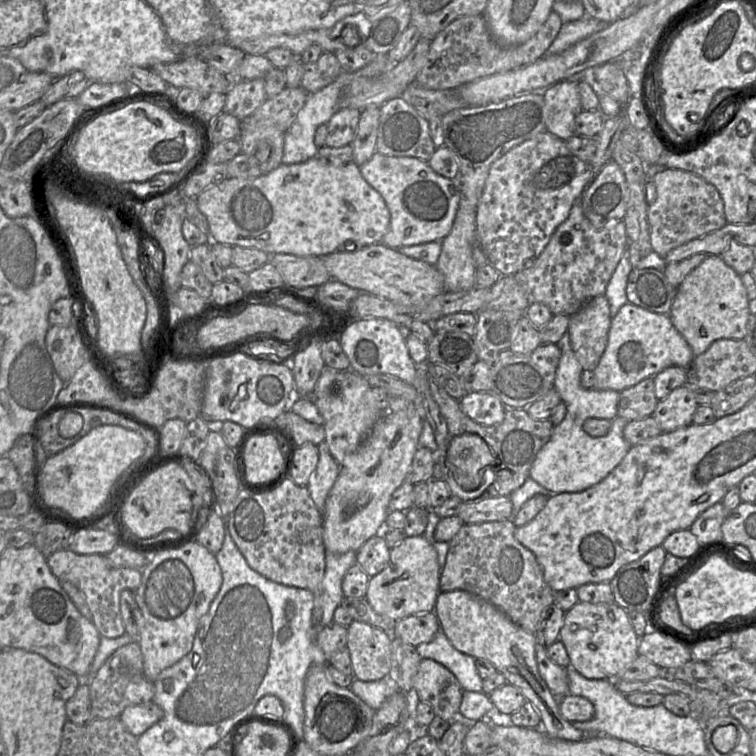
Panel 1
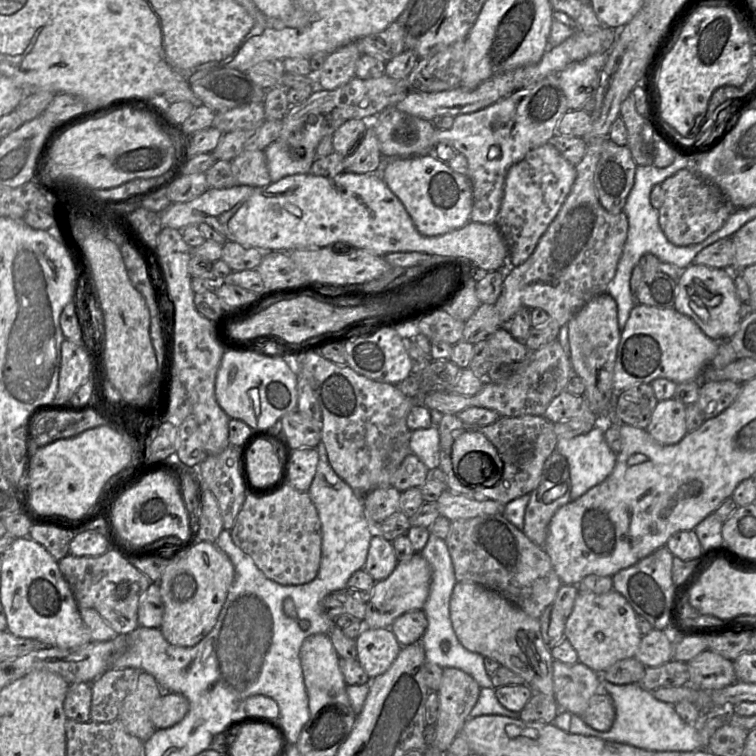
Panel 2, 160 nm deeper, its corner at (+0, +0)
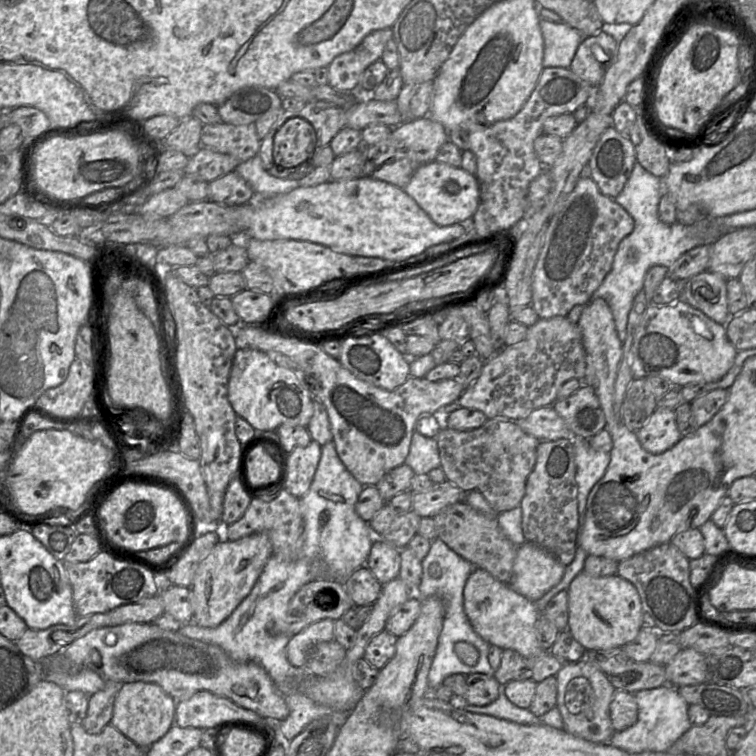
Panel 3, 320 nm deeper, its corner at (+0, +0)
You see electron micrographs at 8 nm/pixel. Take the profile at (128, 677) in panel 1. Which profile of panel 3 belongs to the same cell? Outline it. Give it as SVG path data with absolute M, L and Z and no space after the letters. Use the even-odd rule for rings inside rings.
M106 682L102 690L89 697L87 714L82 722L88 733L98 734L111 722L115 698L121 685L117 682Z

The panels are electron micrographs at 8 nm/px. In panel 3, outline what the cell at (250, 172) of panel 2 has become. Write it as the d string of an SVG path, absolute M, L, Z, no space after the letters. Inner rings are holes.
M236 171L209 183L208 199L218 204L242 205L255 198L256 195L253 189Z

